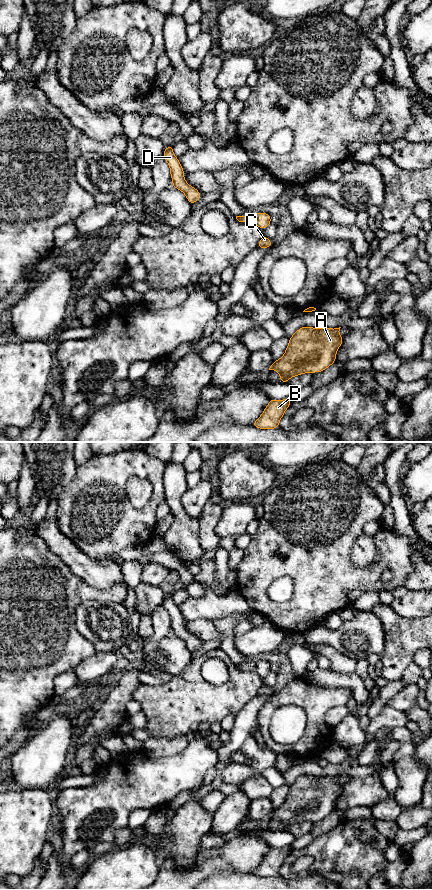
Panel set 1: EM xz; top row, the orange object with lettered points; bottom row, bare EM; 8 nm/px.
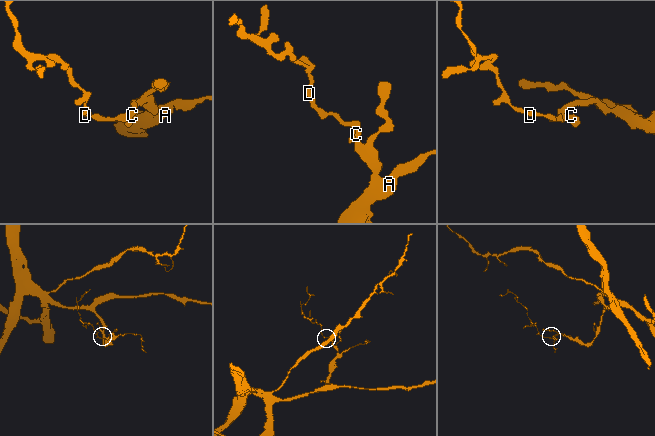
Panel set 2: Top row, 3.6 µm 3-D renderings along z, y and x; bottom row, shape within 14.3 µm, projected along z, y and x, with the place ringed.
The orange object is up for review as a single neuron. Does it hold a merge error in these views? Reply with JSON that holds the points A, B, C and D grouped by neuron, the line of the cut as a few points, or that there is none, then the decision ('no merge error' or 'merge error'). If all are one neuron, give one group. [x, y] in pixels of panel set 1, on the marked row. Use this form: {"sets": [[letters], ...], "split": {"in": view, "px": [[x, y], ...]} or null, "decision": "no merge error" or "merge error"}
{"sets": [["A", "B", "C", "D"]], "split": null, "decision": "no merge error"}

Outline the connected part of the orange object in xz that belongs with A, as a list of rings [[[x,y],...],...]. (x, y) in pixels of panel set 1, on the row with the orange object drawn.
[[[299,328],[290,337],[284,355],[269,370],[277,371],[282,383],[305,373],[323,372],[336,361],[336,352],[343,343],[340,328]]]

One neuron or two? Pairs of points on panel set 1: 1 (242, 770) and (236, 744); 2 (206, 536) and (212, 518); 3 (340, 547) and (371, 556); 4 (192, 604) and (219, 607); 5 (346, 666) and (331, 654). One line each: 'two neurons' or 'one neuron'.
1: two neurons
2: one neuron
3: two neurons
4: one neuron
5: one neuron

